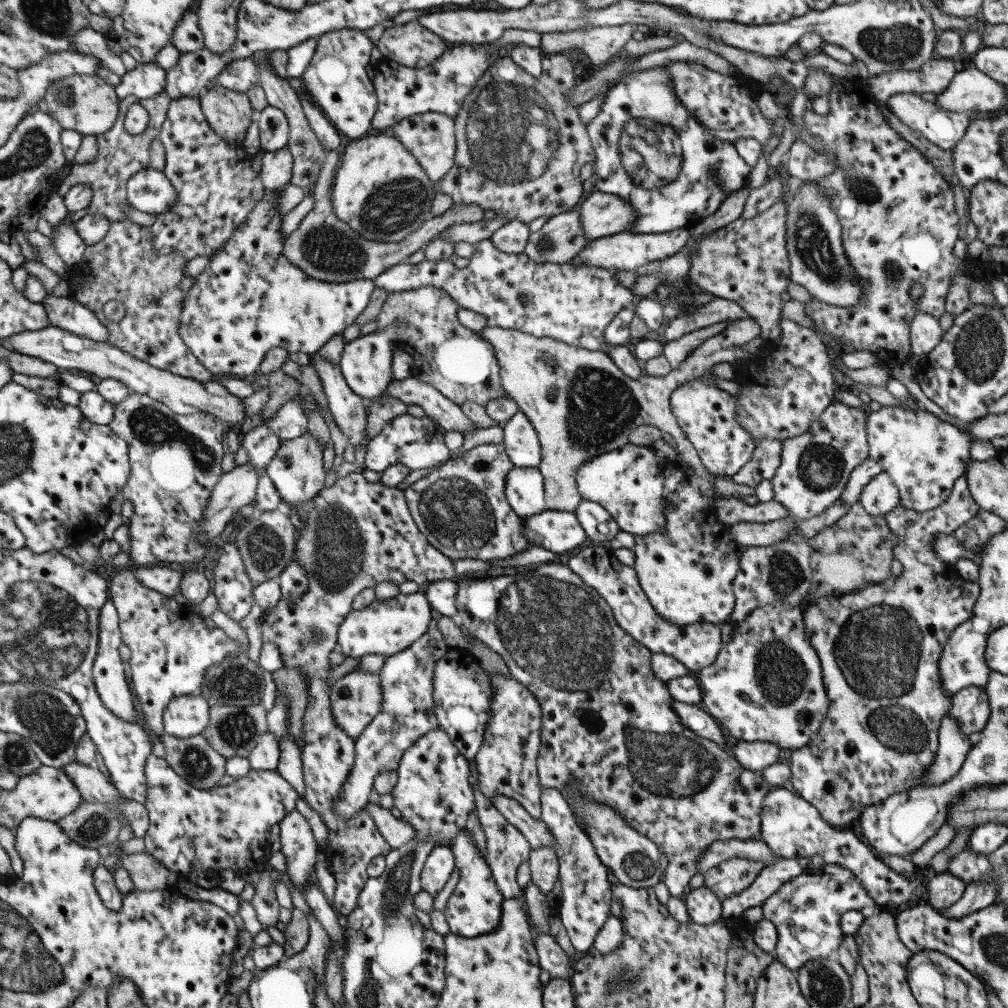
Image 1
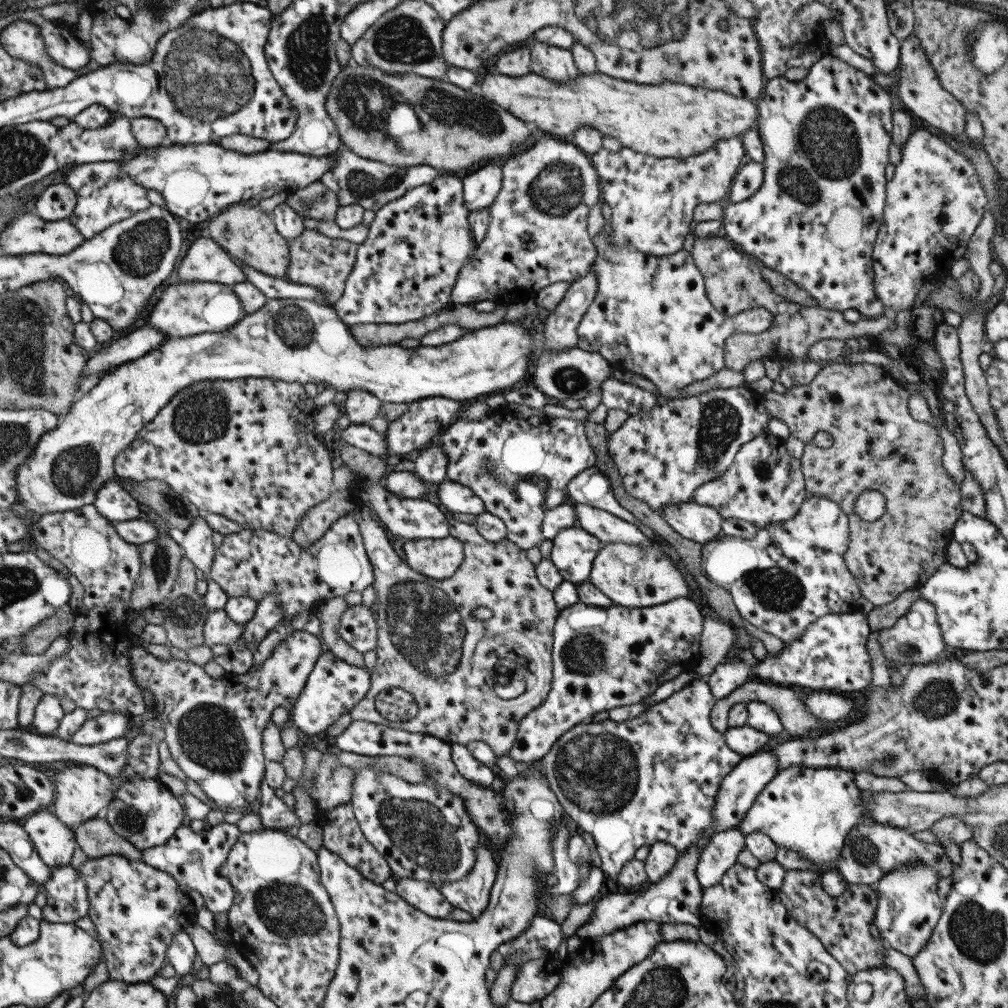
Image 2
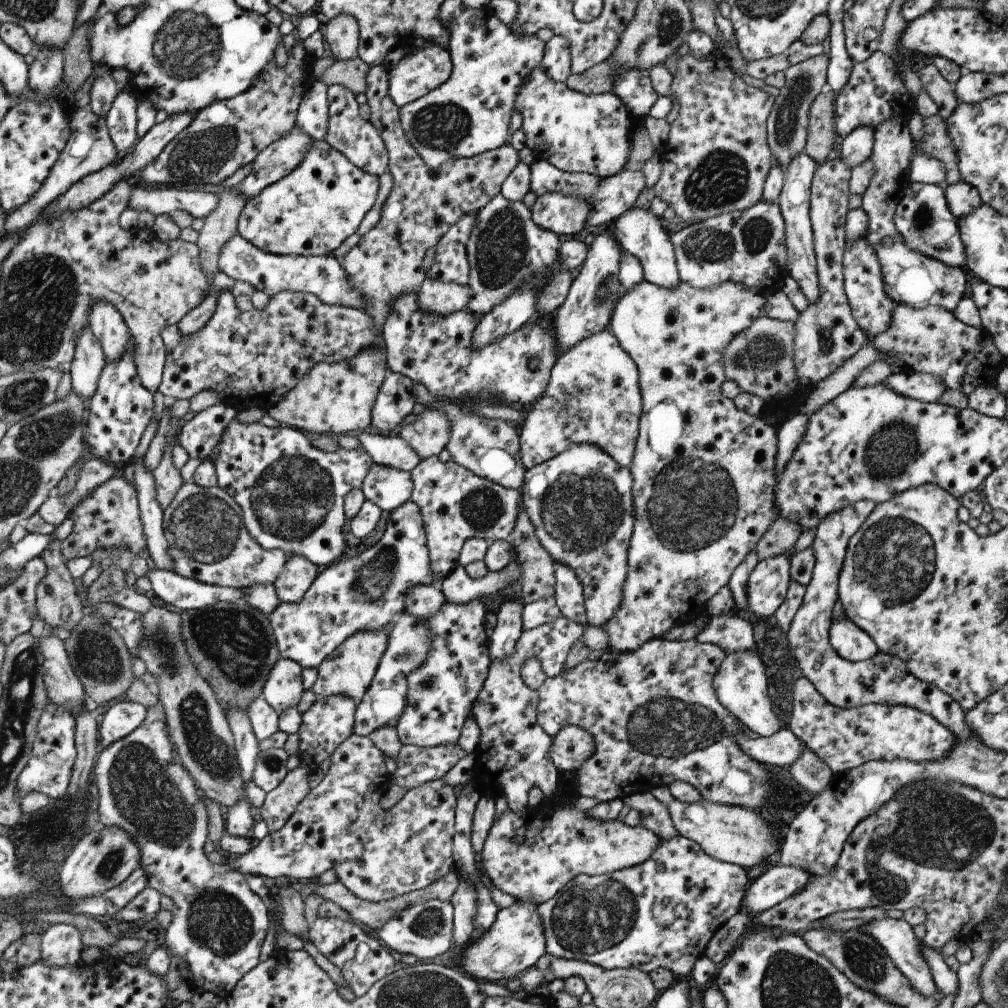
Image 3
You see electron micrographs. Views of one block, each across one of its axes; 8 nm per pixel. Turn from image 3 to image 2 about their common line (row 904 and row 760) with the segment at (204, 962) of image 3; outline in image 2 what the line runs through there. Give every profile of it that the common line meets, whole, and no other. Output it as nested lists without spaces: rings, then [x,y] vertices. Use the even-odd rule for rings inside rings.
[[[293,631],[291,636],[287,636],[279,644],[275,645],[273,651],[271,651],[267,658],[256,666],[252,666],[247,672],[243,674],[225,674],[219,678],[213,678],[209,676],[199,665],[193,664],[189,661],[181,661],[178,659],[157,659],[153,657],[150,653],[144,650],[142,646],[139,647],[129,647],[126,650],[126,655],[128,656],[130,662],[130,671],[132,674],[132,680],[136,682],[136,685],[140,688],[141,693],[143,690],[148,690],[150,696],[152,696],[152,711],[154,712],[154,718],[157,718],[161,722],[165,737],[162,739],[167,745],[168,751],[170,752],[171,758],[177,764],[179,769],[183,771],[187,778],[191,778],[193,782],[196,782],[199,788],[205,793],[207,798],[210,798],[219,808],[227,809],[241,809],[244,807],[255,806],[257,799],[259,798],[260,784],[264,776],[264,767],[266,762],[264,761],[262,755],[262,732],[268,723],[271,712],[273,708],[280,706],[289,712],[292,706],[298,699],[301,689],[304,687],[307,675],[311,672],[317,657],[321,654],[320,652],[320,639],[319,636],[313,634],[308,634],[302,631]]]

